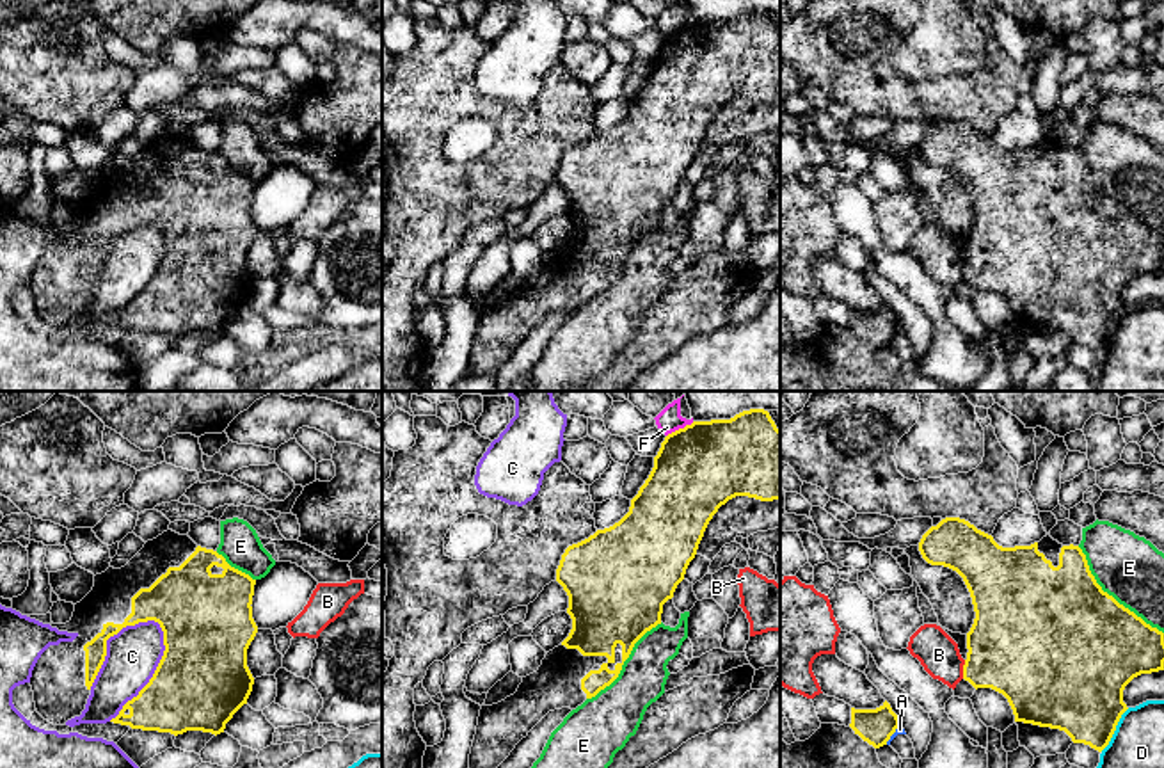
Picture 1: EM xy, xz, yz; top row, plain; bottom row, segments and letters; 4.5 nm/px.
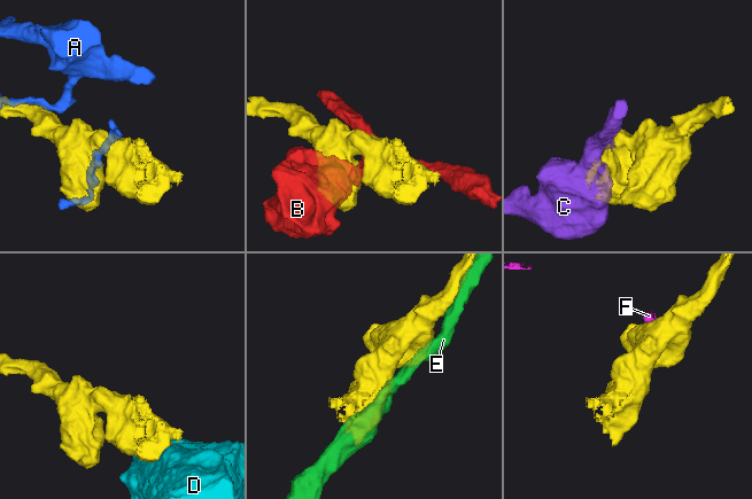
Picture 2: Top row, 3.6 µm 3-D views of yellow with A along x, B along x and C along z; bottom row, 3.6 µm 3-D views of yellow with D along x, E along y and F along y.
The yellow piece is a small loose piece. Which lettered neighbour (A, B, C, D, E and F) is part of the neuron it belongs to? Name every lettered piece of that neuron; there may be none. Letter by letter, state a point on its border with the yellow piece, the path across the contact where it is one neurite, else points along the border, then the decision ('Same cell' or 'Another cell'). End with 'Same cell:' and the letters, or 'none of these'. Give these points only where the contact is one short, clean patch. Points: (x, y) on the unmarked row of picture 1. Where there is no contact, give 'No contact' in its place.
A: Touches yellow at yz (892, 335). Boundary: yz (900, 326), (885, 345). Another cell
B: Touches yellow at yz (964, 271). Another cell
C: Touches yellow at xy (155, 274). Another cell
D: Touches yellow at yz (1115, 331). Another cell
E: Touches yellow at yz (1111, 198). Another cell
F: Touches yellow at xz (679, 31). Boundary: xz (693, 24), (667, 38). Another cell
Same cell: none of these

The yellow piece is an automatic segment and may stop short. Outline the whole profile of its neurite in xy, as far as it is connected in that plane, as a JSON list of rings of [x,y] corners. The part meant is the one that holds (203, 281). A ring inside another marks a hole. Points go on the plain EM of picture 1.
[[[167,132],[147,142],[124,169],[108,169],[94,178],[92,192],[75,206],[69,224],[50,226],[78,238],[50,247],[37,261],[30,279],[37,315],[53,327],[80,318],[105,263],[107,242],[126,228],[155,222],[163,233],[163,258],[149,284],[110,324],[174,338],[187,332],[224,334],[254,286],[247,268],[247,251],[258,235],[251,208],[254,187],[256,181],[188,137]]]

